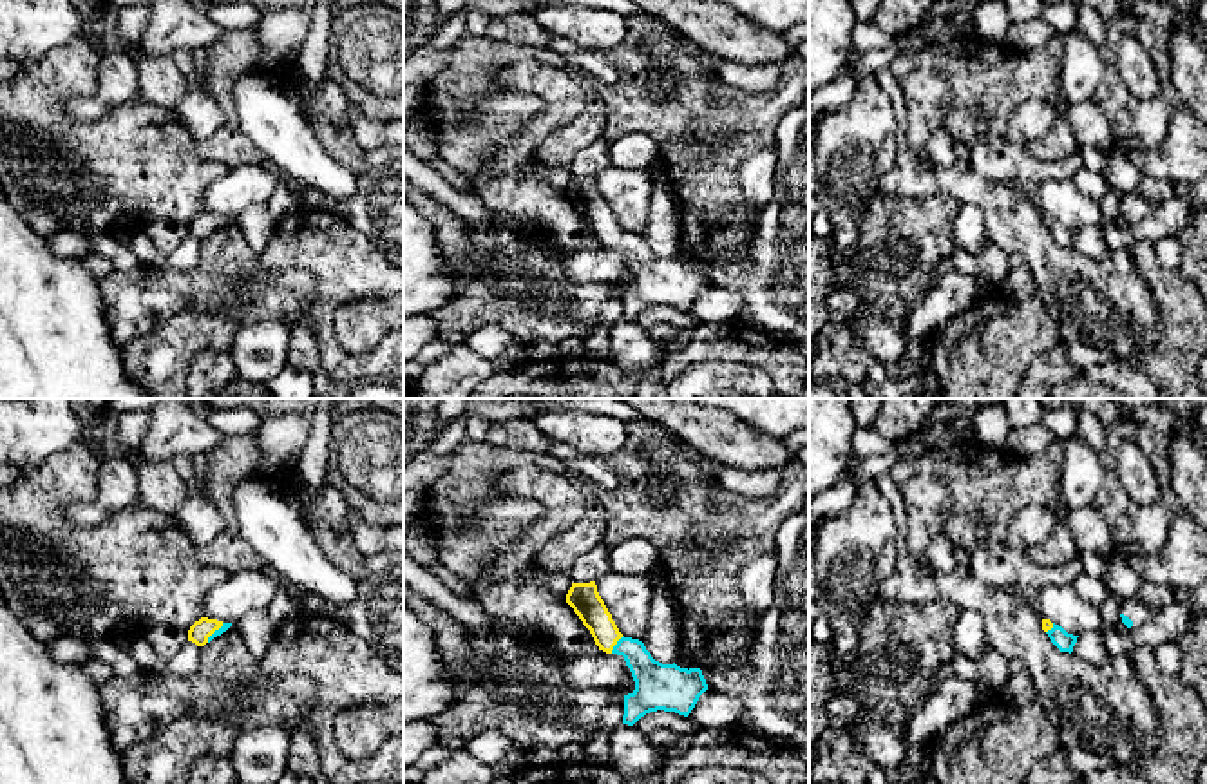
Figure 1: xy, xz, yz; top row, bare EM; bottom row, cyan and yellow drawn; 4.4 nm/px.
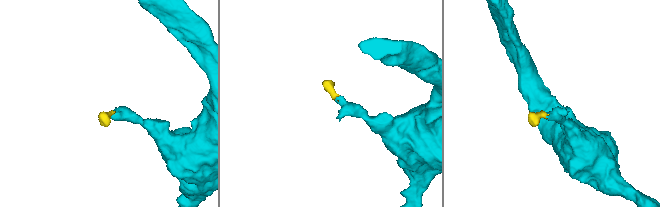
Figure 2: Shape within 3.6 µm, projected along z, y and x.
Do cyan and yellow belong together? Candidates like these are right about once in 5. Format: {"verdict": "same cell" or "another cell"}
{"verdict": "same cell"}

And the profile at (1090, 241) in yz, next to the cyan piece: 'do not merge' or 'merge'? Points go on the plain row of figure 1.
do not merge

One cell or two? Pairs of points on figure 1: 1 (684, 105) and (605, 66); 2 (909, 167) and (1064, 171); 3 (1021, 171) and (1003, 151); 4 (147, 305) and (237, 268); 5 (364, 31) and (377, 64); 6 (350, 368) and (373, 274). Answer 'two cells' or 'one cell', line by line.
1: one cell
2: two cells
3: one cell
4: one cell
5: one cell
6: one cell

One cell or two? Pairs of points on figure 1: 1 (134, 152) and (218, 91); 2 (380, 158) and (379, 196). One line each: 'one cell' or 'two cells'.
1: two cells
2: two cells

